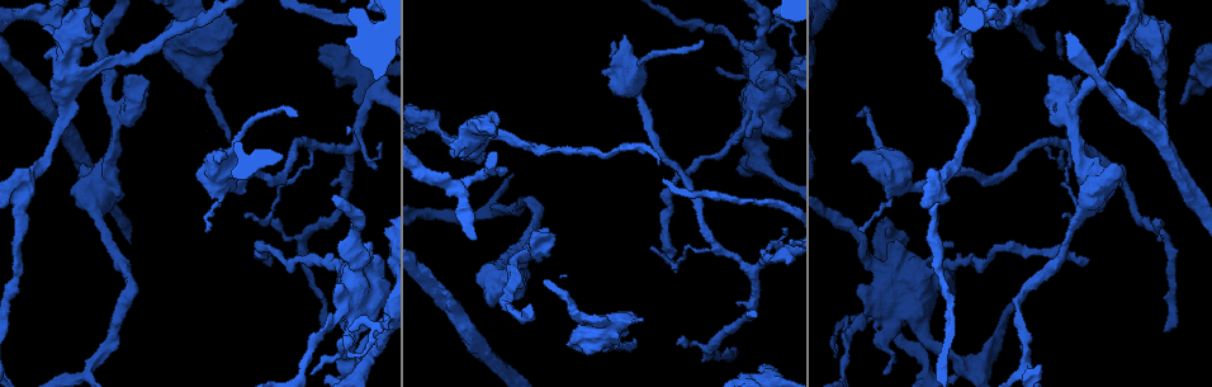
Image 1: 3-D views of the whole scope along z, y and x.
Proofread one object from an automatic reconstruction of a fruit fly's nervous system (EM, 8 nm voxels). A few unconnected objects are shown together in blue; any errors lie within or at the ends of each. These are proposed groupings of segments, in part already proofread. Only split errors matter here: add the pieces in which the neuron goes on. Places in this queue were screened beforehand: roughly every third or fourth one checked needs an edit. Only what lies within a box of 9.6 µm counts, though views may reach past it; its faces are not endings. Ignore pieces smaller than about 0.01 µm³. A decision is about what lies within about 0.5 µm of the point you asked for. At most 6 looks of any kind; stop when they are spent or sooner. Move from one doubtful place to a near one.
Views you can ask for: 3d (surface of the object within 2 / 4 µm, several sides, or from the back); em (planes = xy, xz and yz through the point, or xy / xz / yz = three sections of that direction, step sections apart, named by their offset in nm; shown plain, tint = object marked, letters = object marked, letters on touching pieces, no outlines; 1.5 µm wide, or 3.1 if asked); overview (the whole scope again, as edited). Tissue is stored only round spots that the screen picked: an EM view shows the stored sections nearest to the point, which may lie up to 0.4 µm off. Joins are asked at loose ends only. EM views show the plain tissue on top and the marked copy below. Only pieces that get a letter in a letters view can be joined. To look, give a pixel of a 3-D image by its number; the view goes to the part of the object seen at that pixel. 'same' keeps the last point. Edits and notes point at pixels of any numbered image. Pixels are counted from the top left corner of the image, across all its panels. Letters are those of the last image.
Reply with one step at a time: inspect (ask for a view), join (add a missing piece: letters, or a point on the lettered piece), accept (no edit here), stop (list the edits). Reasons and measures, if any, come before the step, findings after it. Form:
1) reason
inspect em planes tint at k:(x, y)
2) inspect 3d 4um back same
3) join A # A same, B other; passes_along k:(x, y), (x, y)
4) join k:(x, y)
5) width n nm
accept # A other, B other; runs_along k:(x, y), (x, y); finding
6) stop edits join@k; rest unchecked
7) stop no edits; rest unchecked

thick end
inspect em xy step 8 letters at 1:(356, 103)

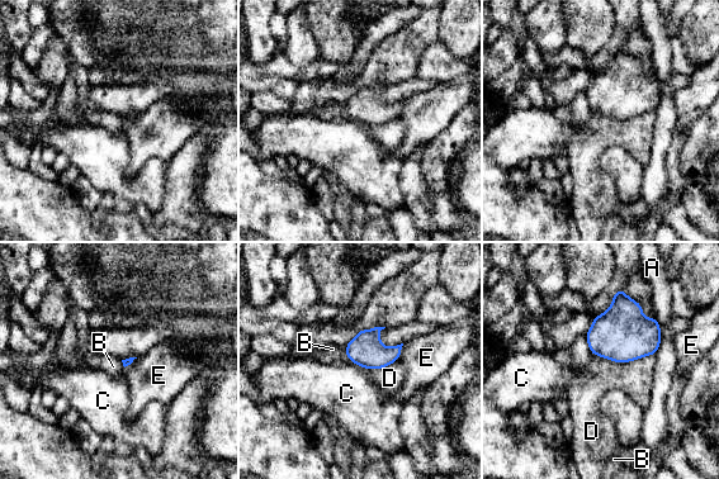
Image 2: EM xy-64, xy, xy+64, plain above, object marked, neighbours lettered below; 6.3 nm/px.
inspect em planes letters same

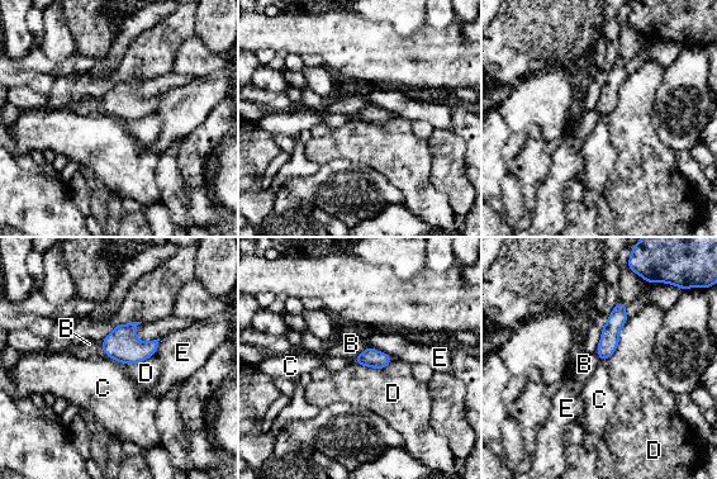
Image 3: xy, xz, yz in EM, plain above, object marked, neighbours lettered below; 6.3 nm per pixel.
accept # B other, C other, D other, E other; runs_along 3:(620, 306), (603, 356); no lettered piece goes on from it

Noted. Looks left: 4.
branch stops here
inspect 3d 4um at 1:(228, 37)

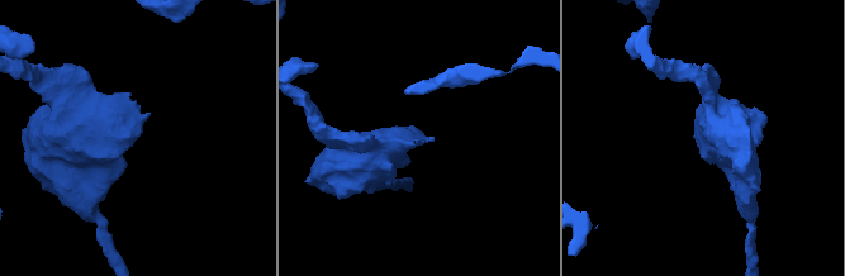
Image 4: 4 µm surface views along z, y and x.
inspect em xy step 8 letters at 4:(422, 138)

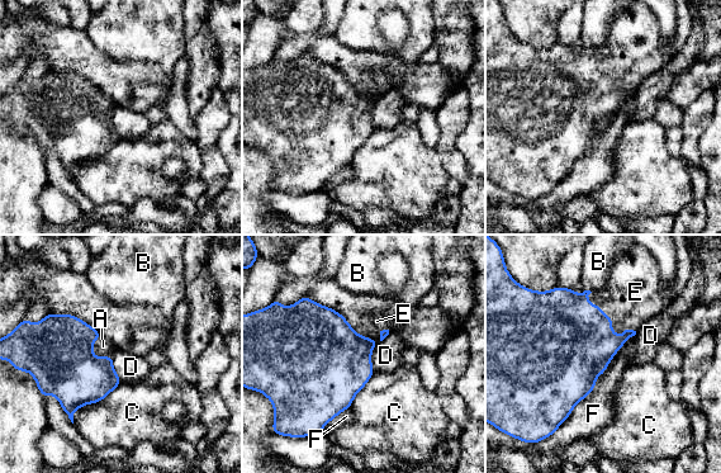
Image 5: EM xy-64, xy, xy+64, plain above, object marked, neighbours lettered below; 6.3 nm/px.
another direction
inspect em planes letters same

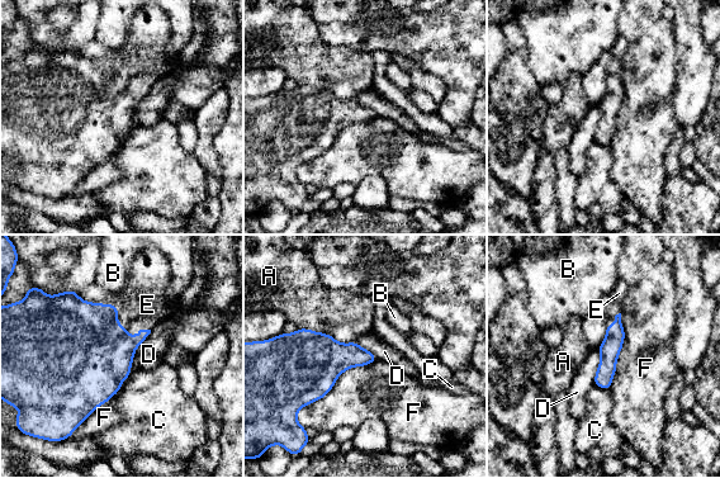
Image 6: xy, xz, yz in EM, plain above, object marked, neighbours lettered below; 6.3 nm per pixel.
longest_contact F 600 nm
join E # A other, B other, C other, D other, E same, F other; passes_along 6:(94, 353), (127, 331), (147, 304); the neuron continues

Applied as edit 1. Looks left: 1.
free end
inspect em planes letters at 1:(984, 27)

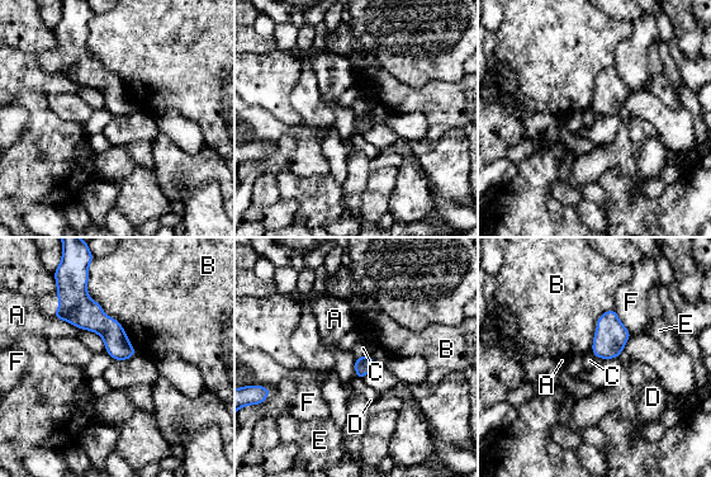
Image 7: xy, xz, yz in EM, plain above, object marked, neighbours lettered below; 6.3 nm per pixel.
accept # A other, B other, C other, D other, E other, F other; border 7:(371, 354), (356, 357); none of them fits

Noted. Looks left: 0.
stop edits join@6; rest unchecked

